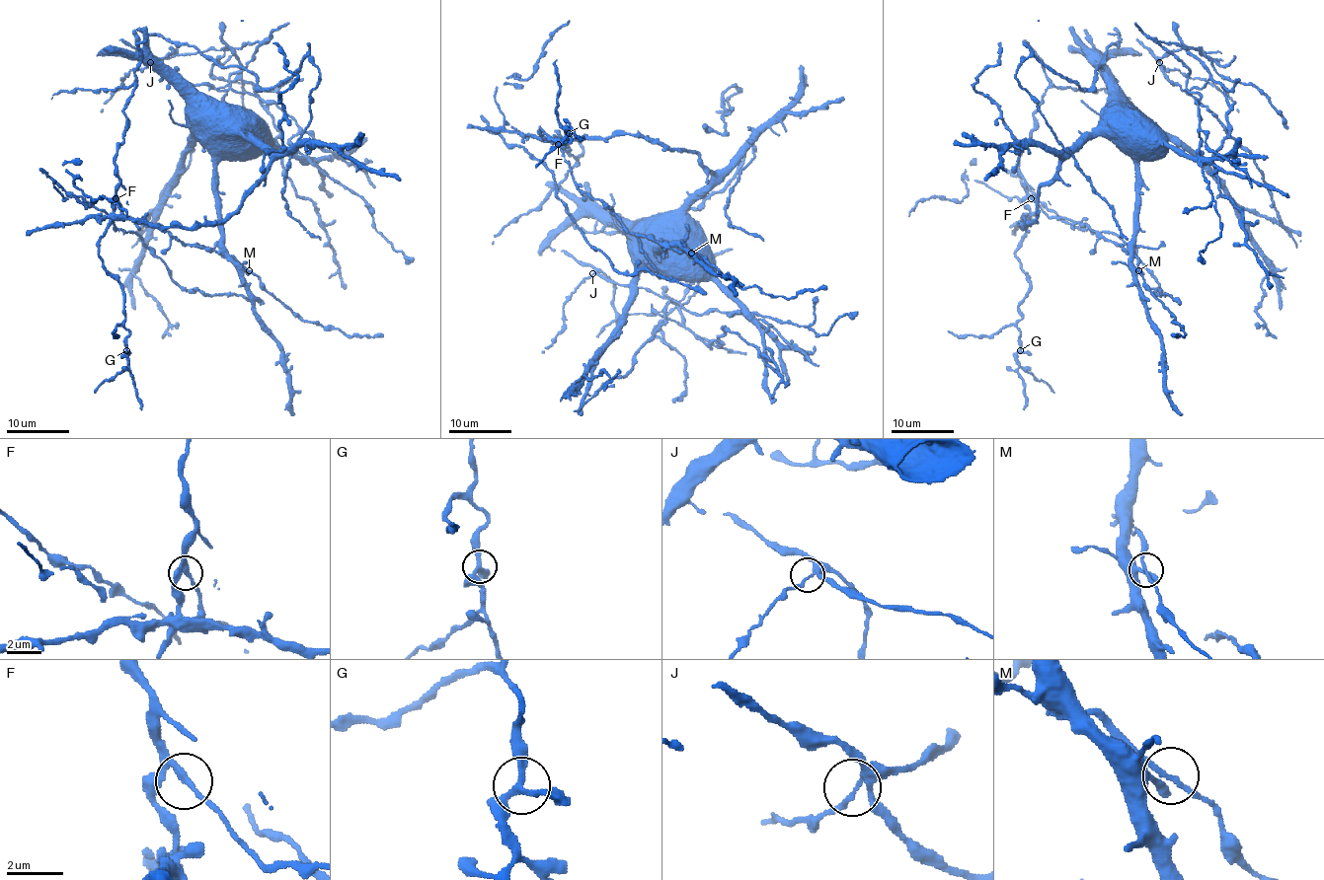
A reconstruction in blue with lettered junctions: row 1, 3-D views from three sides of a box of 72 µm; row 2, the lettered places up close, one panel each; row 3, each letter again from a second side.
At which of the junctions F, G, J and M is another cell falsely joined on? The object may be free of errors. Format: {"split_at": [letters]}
{"split_at": []}

